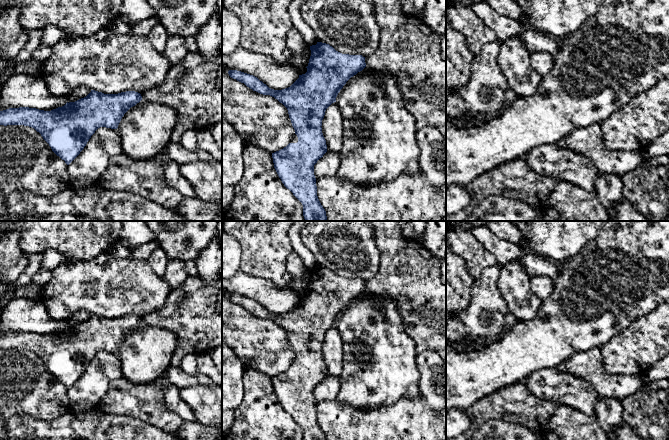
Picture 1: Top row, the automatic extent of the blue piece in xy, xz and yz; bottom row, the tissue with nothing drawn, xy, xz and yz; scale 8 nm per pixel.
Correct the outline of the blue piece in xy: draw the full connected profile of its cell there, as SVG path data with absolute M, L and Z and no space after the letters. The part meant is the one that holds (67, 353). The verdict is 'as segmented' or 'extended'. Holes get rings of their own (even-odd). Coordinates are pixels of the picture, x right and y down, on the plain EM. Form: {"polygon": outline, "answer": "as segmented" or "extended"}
{"polygon": "M95 314L75 326L51 335L19 331L0 335L0 349L24 349L34 352L49 368L52 375L69 389L84 373L95 355L100 351L117 353L124 338L142 324L140 317L126 315L104 318Z", "answer": "as segmented"}

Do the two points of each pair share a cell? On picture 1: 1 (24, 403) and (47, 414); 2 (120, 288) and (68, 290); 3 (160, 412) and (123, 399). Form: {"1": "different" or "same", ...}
{"1": "same", "2": "same", "3": "same"}

